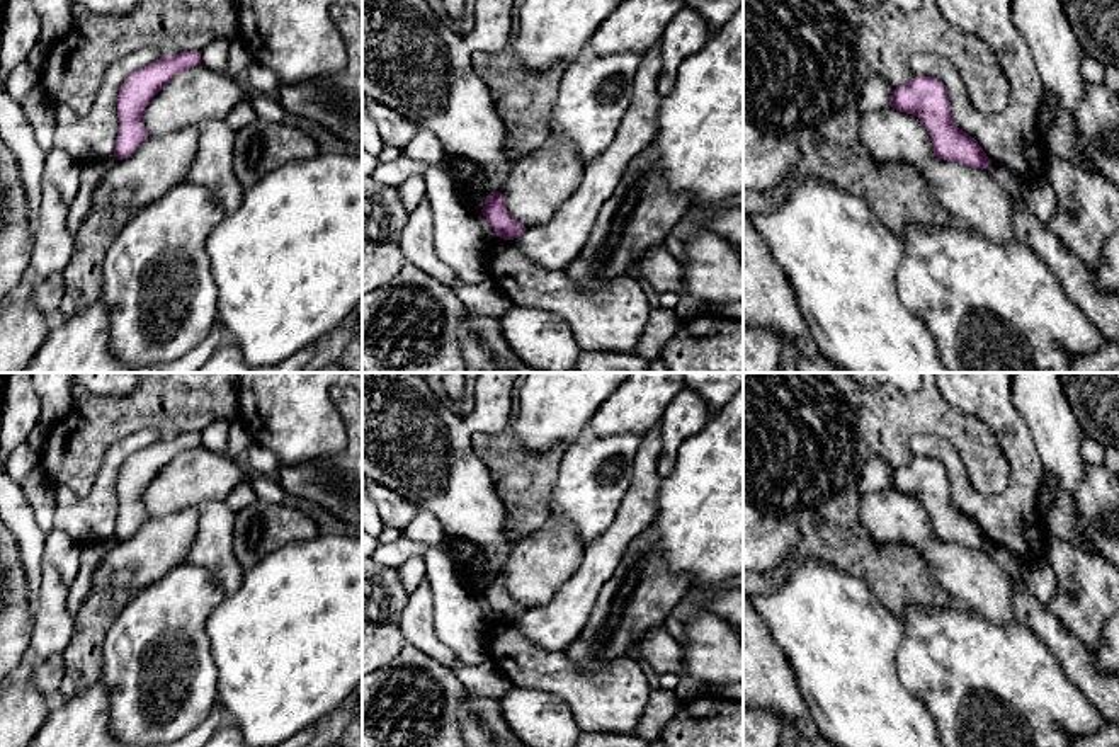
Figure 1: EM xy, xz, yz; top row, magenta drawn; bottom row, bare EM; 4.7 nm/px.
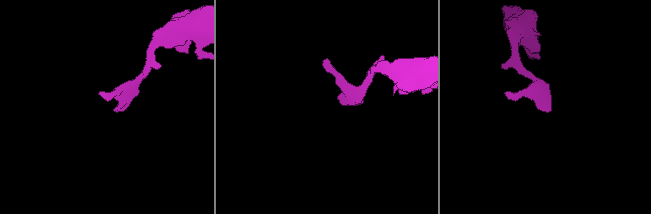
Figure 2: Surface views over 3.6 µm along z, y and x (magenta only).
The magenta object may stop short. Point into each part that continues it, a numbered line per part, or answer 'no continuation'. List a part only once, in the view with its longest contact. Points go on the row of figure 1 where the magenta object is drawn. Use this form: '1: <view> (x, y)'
no continuation

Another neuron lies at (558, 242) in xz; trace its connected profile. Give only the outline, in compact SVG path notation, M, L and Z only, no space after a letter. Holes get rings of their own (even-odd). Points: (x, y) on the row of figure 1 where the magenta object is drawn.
M656 43L643 53L631 105L612 143L585 167L580 185L551 220L512 240L525 257L549 271L565 271L580 255L600 208L614 194L631 160L656 140L663 100L658 92L662 68L663 58Z

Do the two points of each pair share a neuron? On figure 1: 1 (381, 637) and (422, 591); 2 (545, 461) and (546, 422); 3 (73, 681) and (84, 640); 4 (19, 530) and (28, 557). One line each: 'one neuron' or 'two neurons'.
1: two neurons
2: two neurons
3: one neuron
4: one neuron

